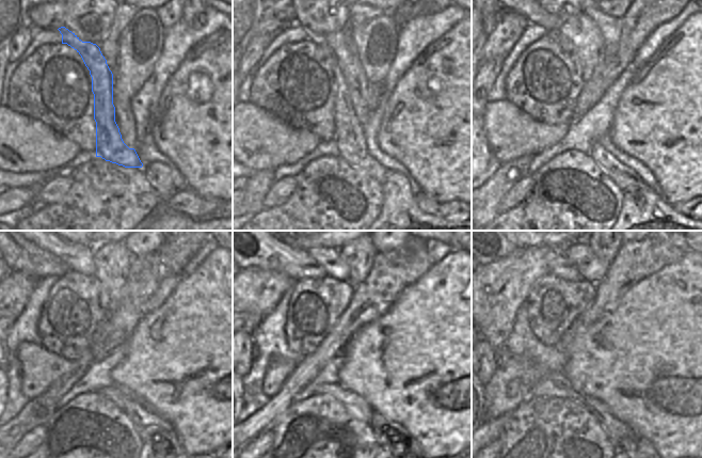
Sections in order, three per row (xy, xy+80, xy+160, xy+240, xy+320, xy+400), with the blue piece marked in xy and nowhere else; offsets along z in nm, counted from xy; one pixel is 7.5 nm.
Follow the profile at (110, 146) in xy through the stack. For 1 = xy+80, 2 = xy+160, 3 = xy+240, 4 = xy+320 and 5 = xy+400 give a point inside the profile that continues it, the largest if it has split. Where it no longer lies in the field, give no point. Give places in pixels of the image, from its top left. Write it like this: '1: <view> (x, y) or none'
1: xy+80 (349, 138)
2: xy+160 (622, 176)
3: xy+240 (146, 422)
4: xy+320 (379, 423)
5: xy+400 (637, 447)

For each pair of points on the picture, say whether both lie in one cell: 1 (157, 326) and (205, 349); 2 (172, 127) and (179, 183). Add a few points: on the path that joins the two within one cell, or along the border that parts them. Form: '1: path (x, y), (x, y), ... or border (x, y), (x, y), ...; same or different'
1: path (169, 337), (180, 349), (193, 349); same
2: border (160, 152), (174, 164), (185, 179), (187, 187); different

